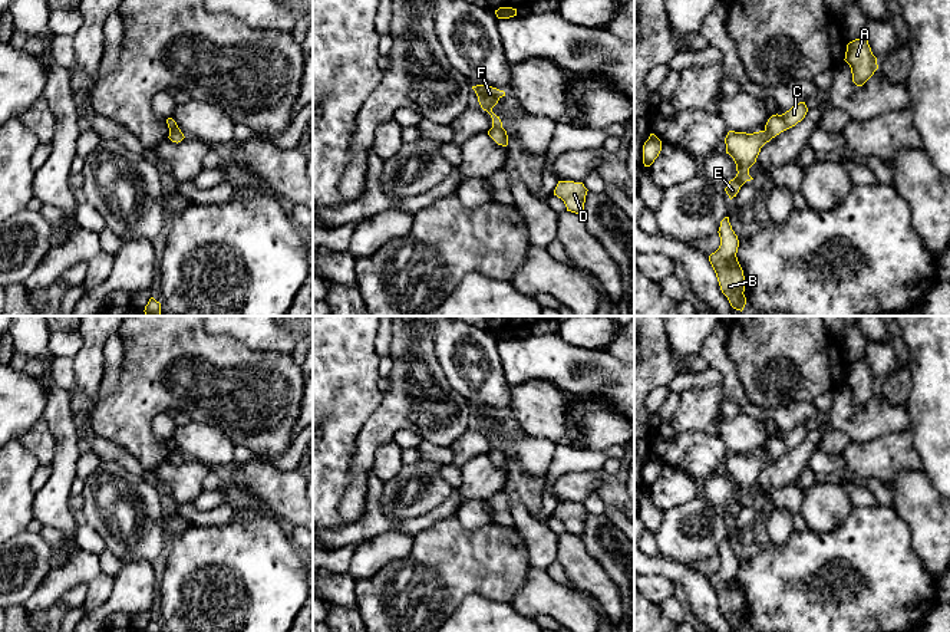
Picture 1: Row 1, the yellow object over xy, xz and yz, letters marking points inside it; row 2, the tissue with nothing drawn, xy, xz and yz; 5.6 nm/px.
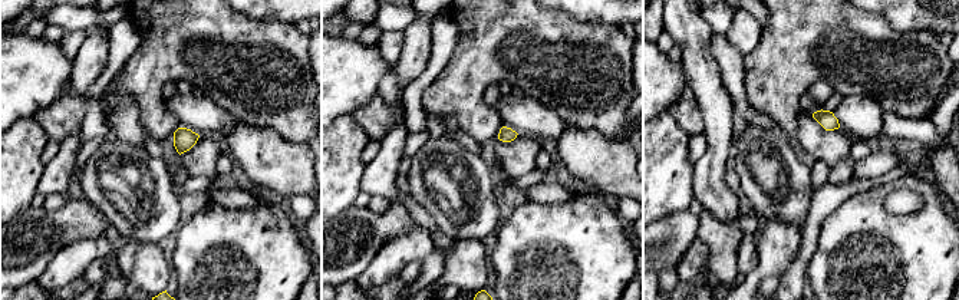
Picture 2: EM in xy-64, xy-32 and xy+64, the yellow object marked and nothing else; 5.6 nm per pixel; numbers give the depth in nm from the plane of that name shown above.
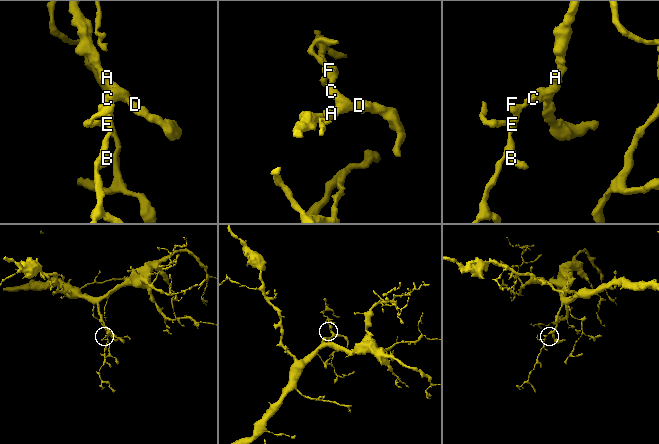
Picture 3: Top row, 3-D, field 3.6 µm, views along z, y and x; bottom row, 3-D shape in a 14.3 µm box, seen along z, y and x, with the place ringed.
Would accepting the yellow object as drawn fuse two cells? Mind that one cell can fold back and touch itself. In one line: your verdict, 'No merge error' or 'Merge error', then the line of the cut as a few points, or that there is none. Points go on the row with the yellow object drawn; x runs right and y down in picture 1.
No merge error. No split

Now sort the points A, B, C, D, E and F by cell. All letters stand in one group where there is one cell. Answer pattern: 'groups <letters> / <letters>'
groups A B C D E F

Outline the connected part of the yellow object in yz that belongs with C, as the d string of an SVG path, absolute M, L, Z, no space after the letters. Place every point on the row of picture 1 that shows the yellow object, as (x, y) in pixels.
M799 102L782 115L772 115L763 131L746 134L729 131L725 144L726 154L729 154L736 164L736 177L729 181L725 191L732 200L739 192L740 187L753 180L749 175L749 168L756 162L761 148L781 132L795 126L808 112L805 102Z

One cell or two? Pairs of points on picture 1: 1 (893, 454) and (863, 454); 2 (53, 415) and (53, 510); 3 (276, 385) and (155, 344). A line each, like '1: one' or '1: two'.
1: one
2: one
3: one

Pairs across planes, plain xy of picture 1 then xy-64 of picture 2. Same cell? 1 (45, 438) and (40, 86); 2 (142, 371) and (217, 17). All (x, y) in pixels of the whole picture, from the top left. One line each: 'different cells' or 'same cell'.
1: different cells
2: same cell

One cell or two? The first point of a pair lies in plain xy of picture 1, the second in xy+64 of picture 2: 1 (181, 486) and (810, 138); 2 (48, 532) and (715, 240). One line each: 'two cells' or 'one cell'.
1: one cell
2: one cell

